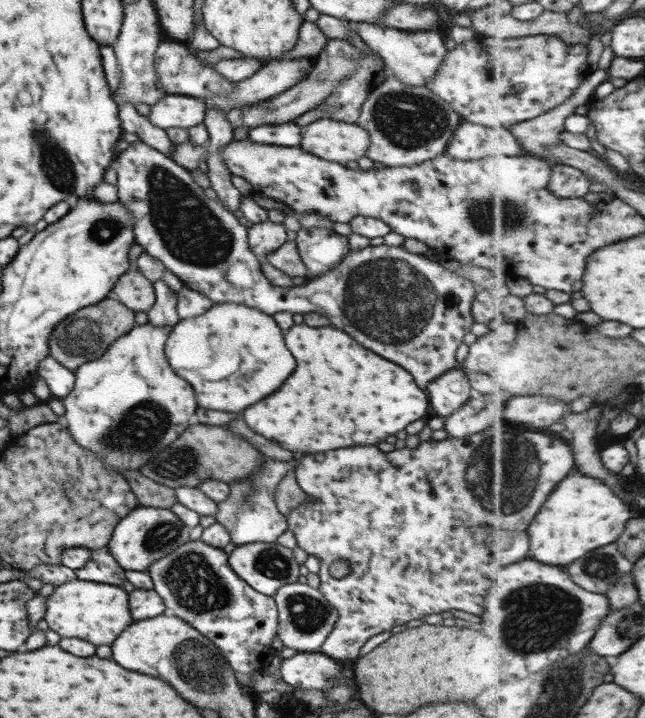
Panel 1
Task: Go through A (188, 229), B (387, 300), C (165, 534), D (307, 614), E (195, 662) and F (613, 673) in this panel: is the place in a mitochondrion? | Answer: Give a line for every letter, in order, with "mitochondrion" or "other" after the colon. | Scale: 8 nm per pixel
A: mitochondrion
B: mitochondrion
C: mitochondrion
D: mitochondrion
E: mitochondrion
F: other

